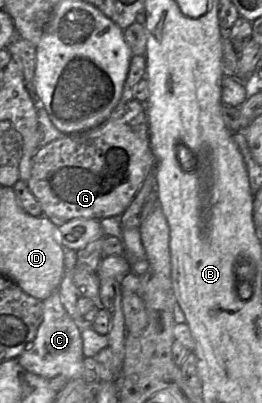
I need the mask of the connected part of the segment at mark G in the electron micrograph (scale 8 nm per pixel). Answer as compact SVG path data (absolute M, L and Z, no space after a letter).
M132 99L124 105L118 106L111 116L101 125L75 134L63 134L62 137L56 139L49 144L42 145L37 150L32 160L31 177L27 182L30 191L39 202L43 216L47 217L57 227L65 224L72 219L103 219L110 217L120 217L128 208L138 191L140 190L145 178L151 173L153 168L154 156L150 149L149 143L149 126L146 114L146 102L139 102Z

